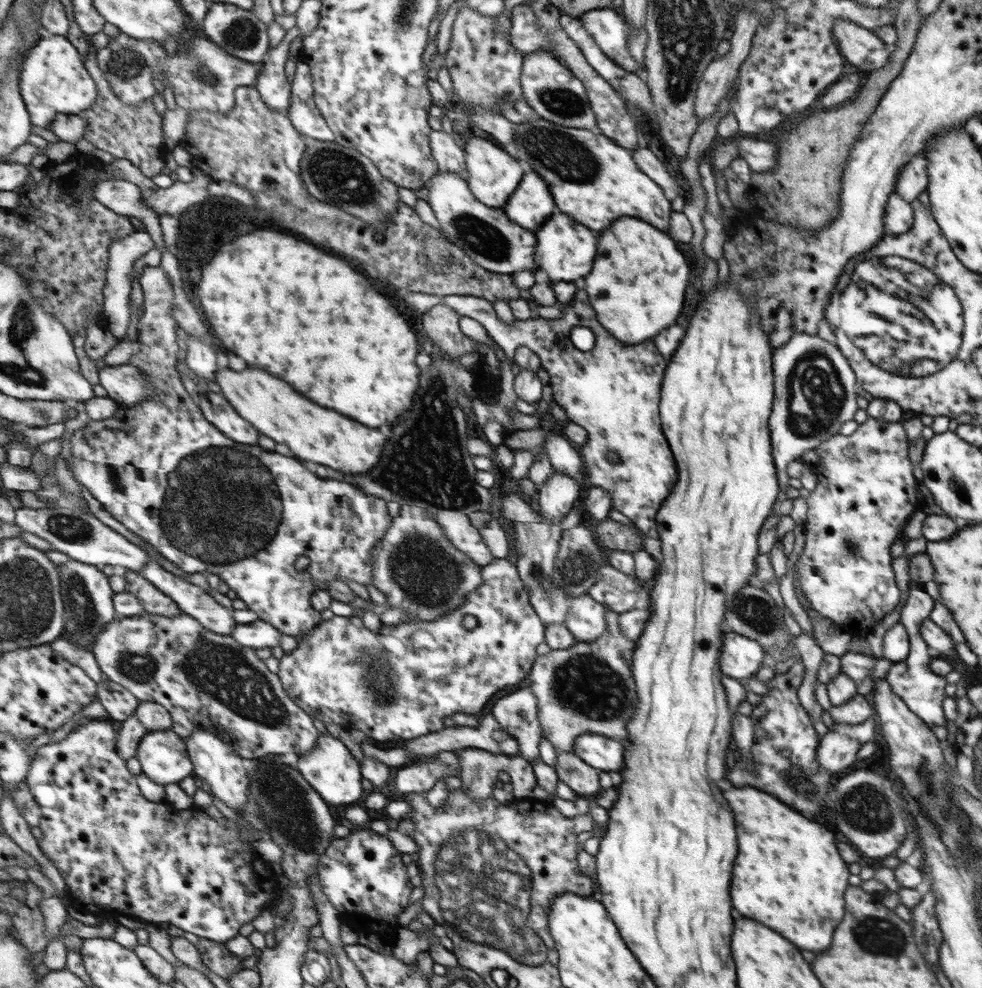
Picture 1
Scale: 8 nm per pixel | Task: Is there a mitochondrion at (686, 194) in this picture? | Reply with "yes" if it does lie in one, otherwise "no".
no

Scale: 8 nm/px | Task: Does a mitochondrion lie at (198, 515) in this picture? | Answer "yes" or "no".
yes

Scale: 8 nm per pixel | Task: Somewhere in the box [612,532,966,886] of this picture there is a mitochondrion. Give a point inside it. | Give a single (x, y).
(867, 809)

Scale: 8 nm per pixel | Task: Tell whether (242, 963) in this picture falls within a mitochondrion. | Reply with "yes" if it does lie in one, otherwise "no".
no

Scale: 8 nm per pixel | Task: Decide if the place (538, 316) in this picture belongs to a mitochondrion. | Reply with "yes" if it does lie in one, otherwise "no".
no

